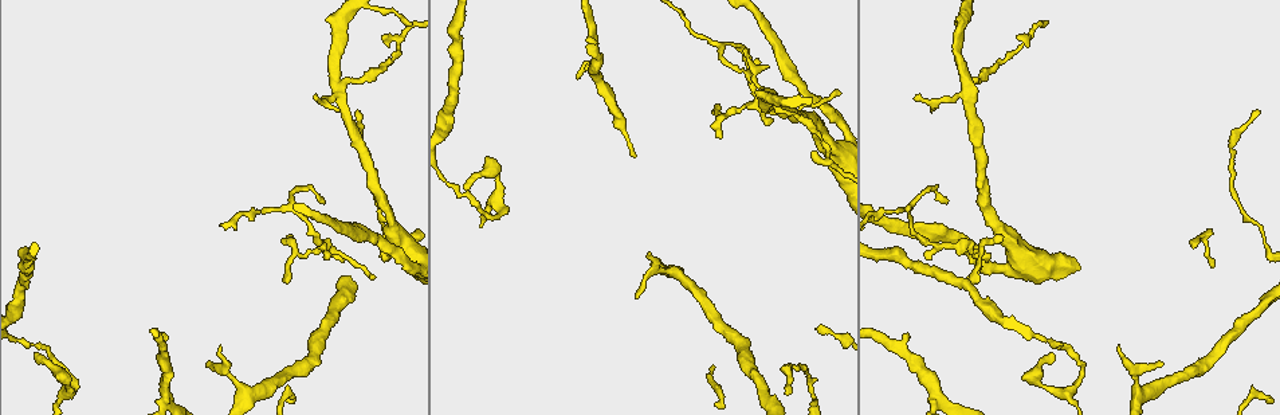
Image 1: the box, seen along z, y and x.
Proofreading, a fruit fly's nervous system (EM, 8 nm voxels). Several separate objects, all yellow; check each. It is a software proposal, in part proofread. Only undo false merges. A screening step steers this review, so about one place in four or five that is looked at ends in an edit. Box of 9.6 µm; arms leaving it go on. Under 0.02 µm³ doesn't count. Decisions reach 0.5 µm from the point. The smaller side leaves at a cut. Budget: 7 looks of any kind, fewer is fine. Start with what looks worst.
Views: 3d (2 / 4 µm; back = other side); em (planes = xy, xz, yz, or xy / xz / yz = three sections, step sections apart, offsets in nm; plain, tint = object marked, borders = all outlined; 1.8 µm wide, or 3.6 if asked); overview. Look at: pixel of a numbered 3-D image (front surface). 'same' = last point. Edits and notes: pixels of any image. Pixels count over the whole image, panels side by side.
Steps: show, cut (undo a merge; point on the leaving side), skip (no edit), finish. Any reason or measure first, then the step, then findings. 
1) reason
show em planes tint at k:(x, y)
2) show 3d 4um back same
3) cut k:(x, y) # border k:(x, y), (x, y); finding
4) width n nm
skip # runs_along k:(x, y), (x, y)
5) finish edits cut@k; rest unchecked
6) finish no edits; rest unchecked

branch point
show em planes tint at 1:(333, 88)

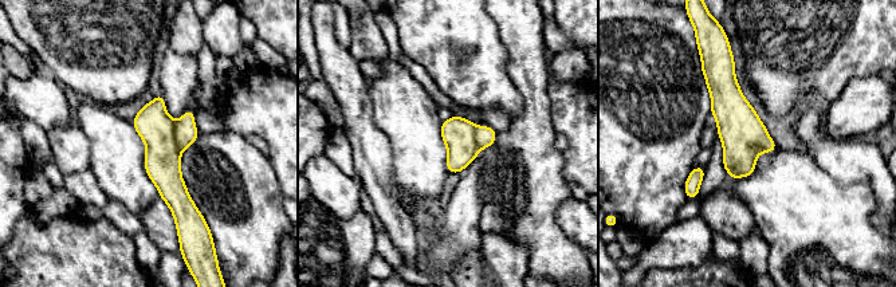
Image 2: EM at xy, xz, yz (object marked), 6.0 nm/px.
skip # runs_along 2:(160, 98), (162, 166), (189, 213); continuous, no second neuron

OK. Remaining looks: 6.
show em planes tint at 1:(66, 395)

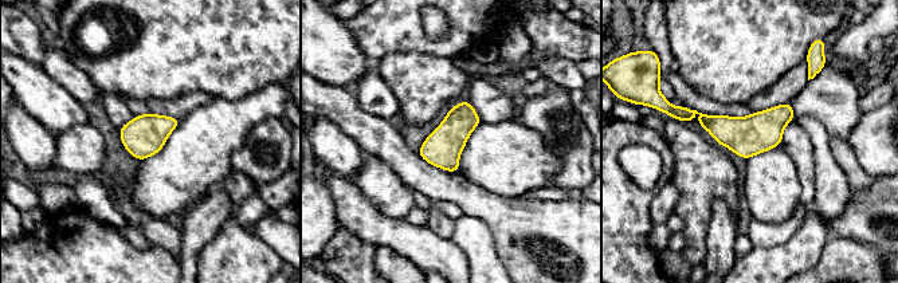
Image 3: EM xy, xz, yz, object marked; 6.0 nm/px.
width 220 nm
skip # runs_along 3:(789, 111), (767, 126), (677, 114); all the same neuron

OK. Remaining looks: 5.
branch point
show 3d 4um back at 1:(1021, 251)

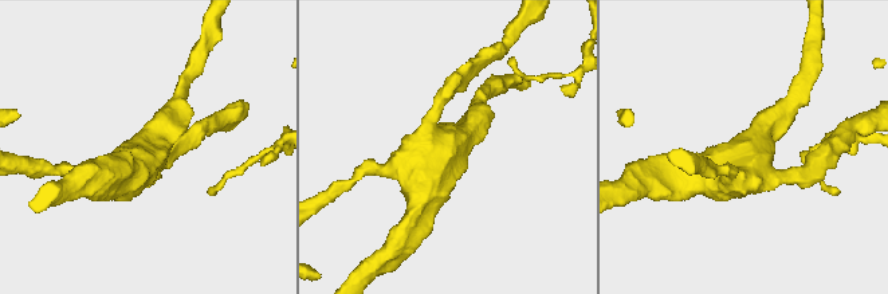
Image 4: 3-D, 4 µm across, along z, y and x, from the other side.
show em 3.6um yz step 8 borders at 4:(151, 149)

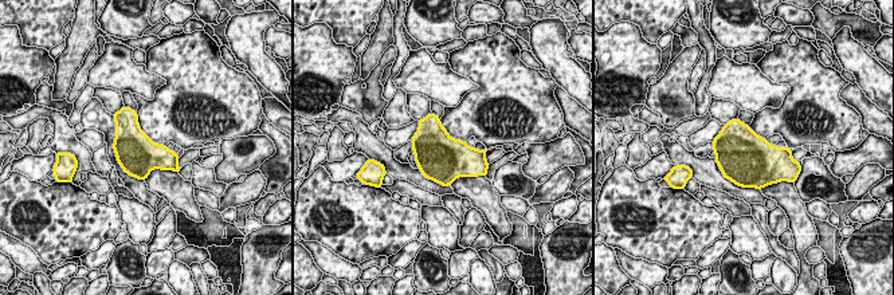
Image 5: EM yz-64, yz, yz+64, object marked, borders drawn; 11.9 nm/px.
skip # one neuron here

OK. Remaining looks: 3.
finish no edits; rest unchecked

